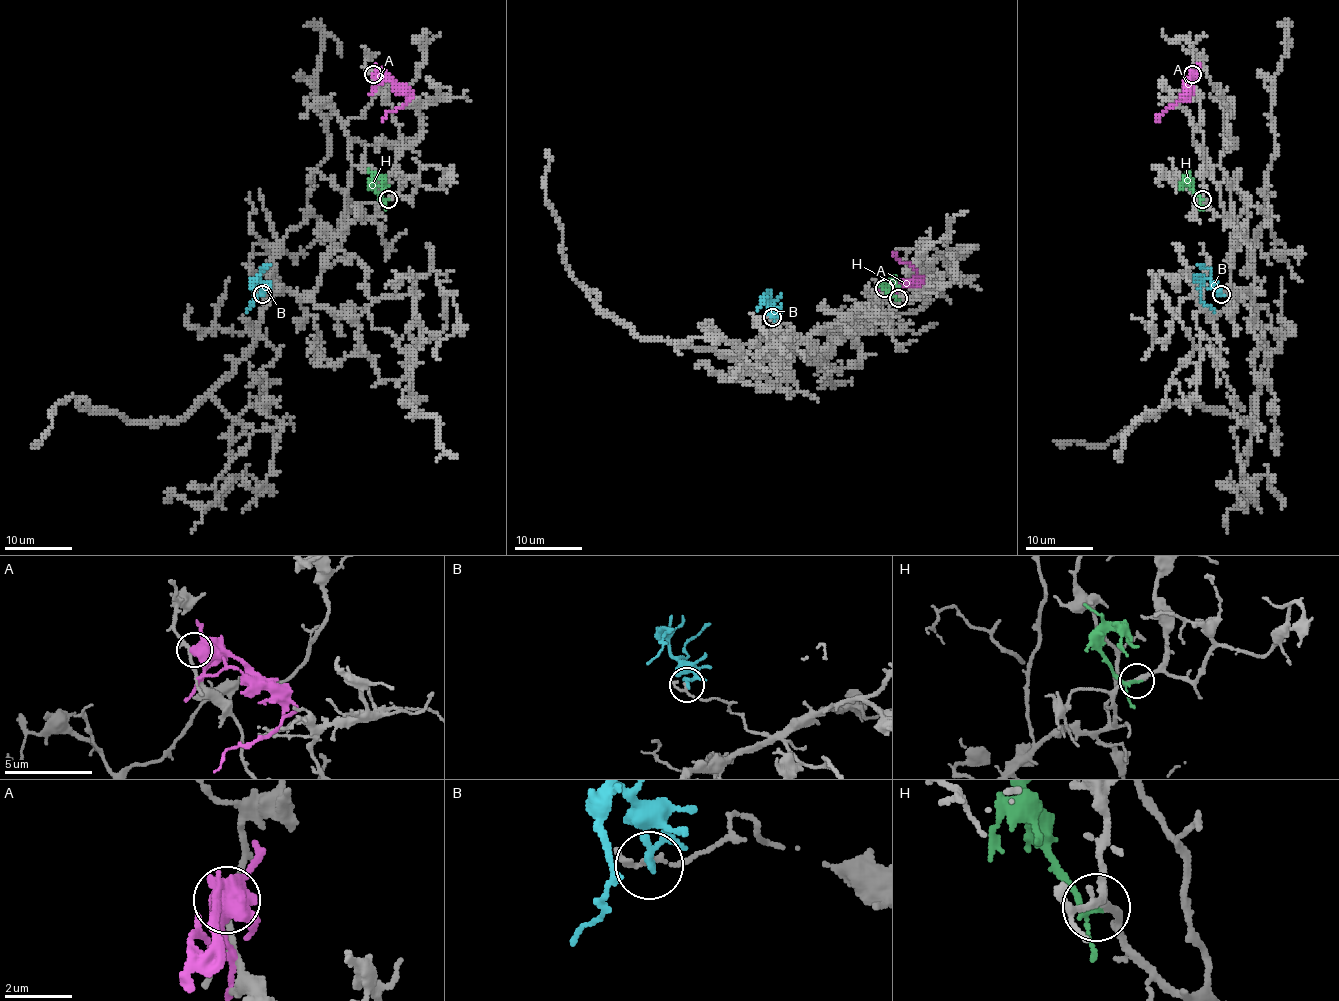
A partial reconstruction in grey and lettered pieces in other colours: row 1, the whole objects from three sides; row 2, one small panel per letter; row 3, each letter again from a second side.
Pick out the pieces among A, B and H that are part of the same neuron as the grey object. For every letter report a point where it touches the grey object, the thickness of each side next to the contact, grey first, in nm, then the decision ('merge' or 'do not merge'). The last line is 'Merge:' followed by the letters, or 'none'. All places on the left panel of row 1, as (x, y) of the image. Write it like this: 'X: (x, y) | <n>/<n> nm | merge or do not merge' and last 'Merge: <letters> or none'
A: (373, 74) | 170/440 nm | do not merge
B: (262, 294) | 130/240 nm | do not merge
H: (388, 199) | 240/150 nm | merge
Merge: H

